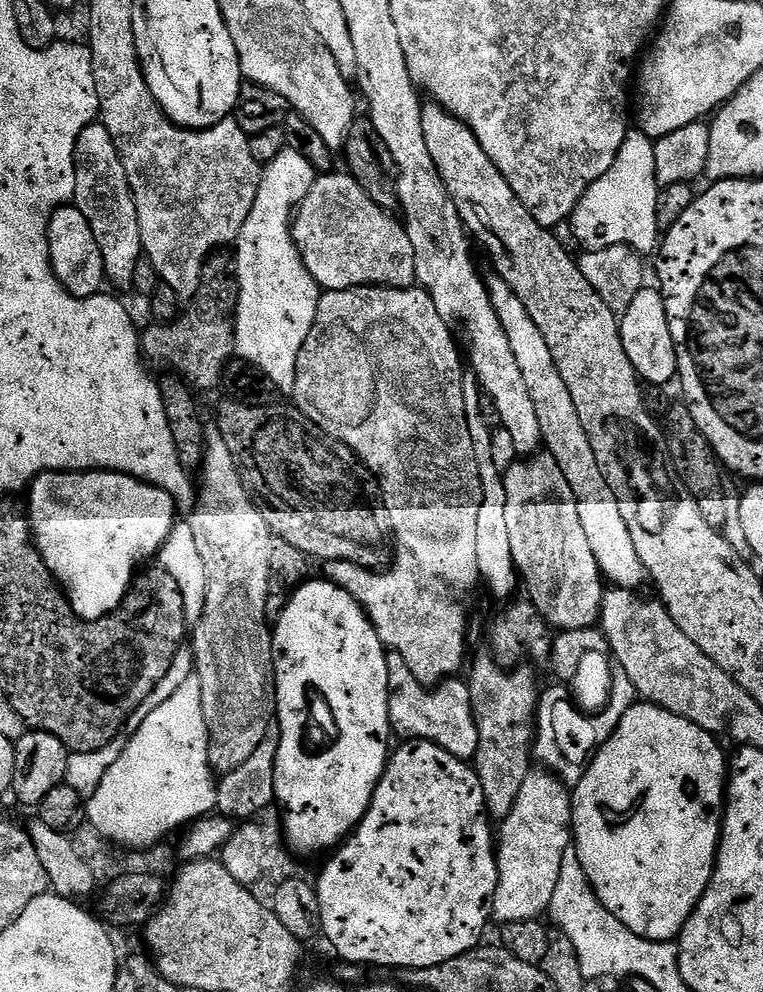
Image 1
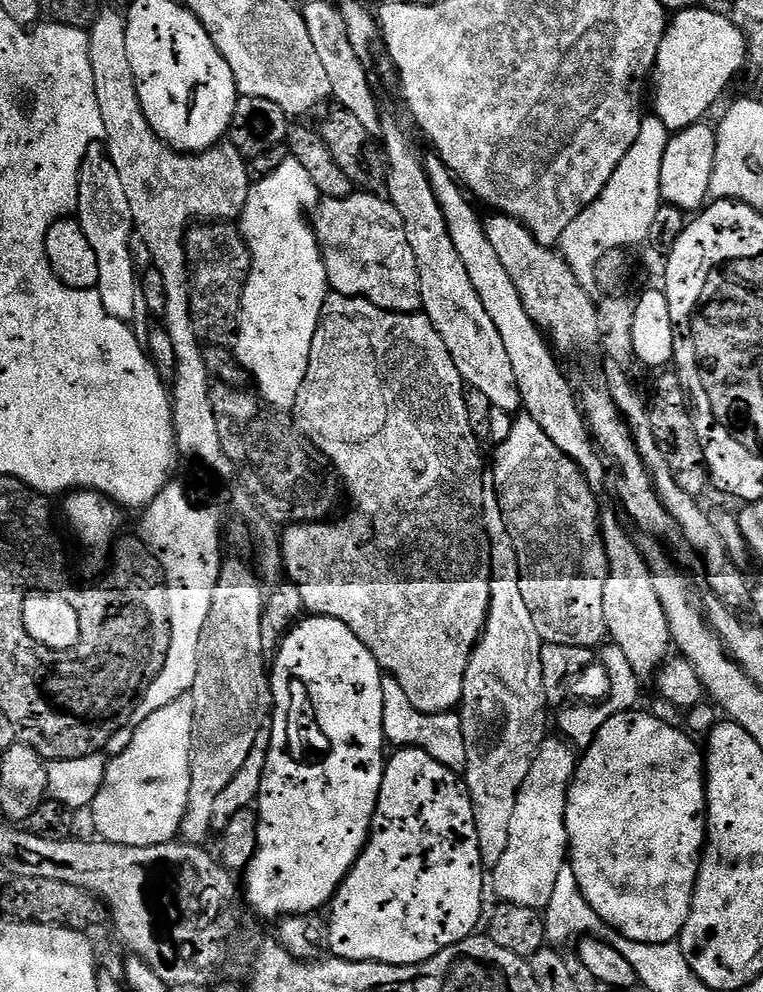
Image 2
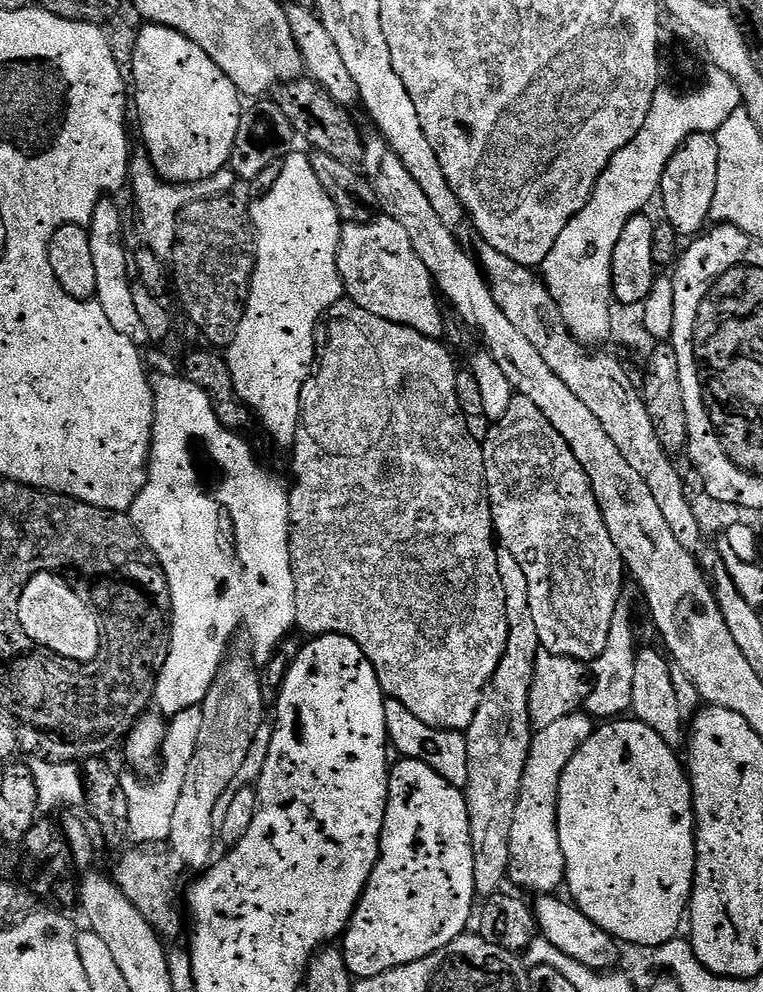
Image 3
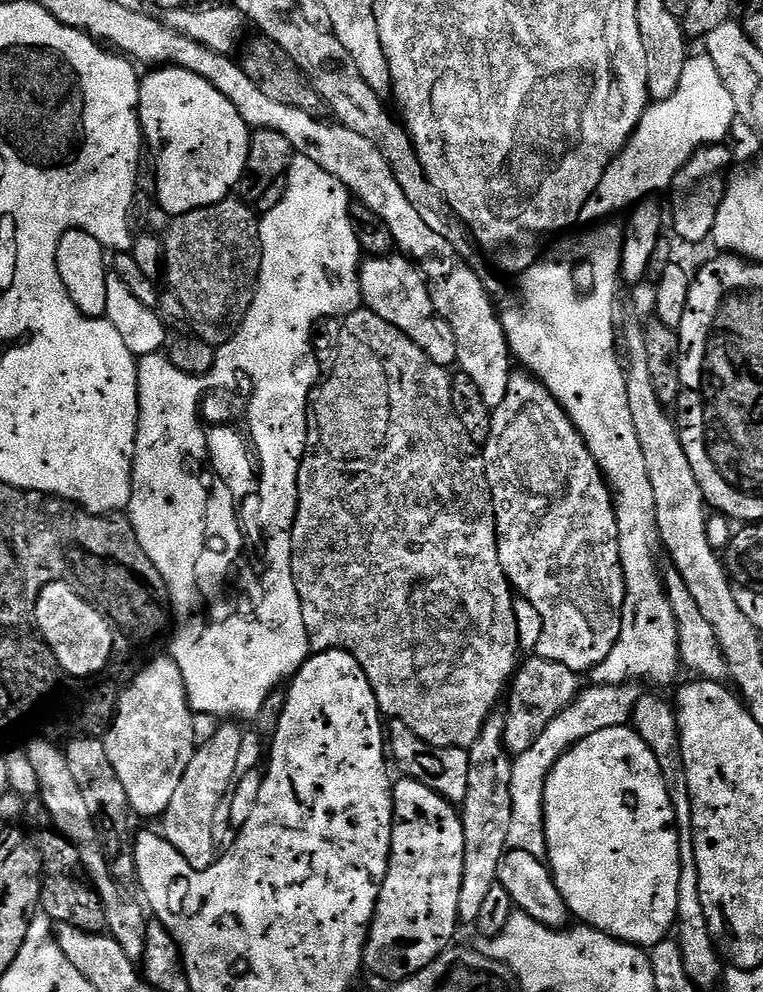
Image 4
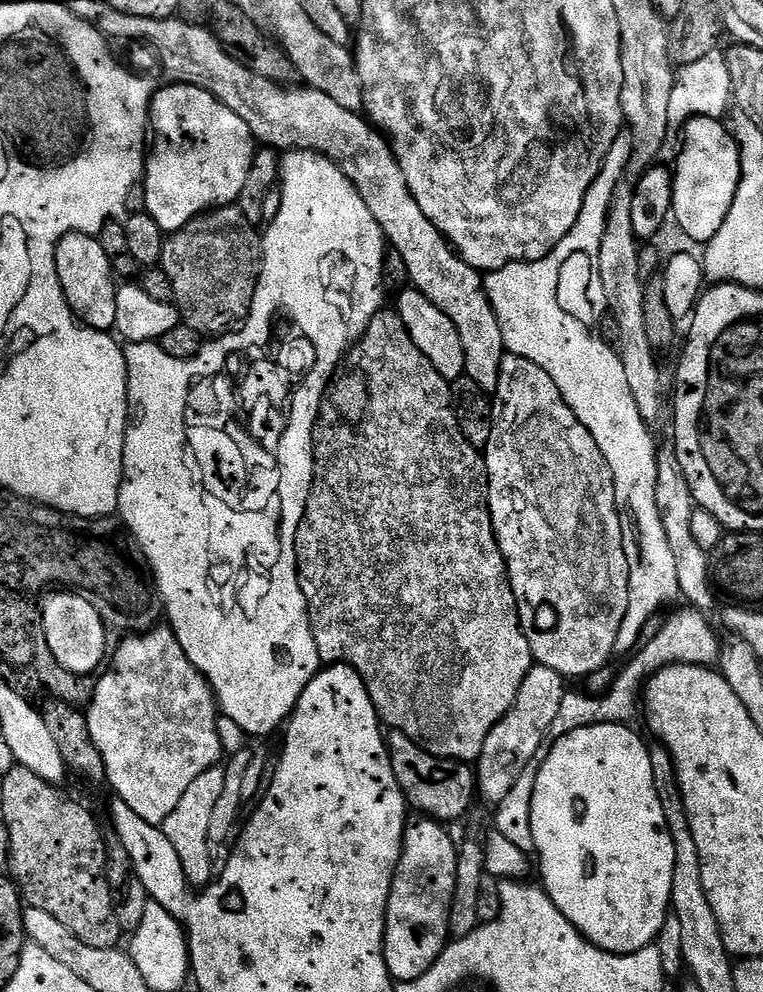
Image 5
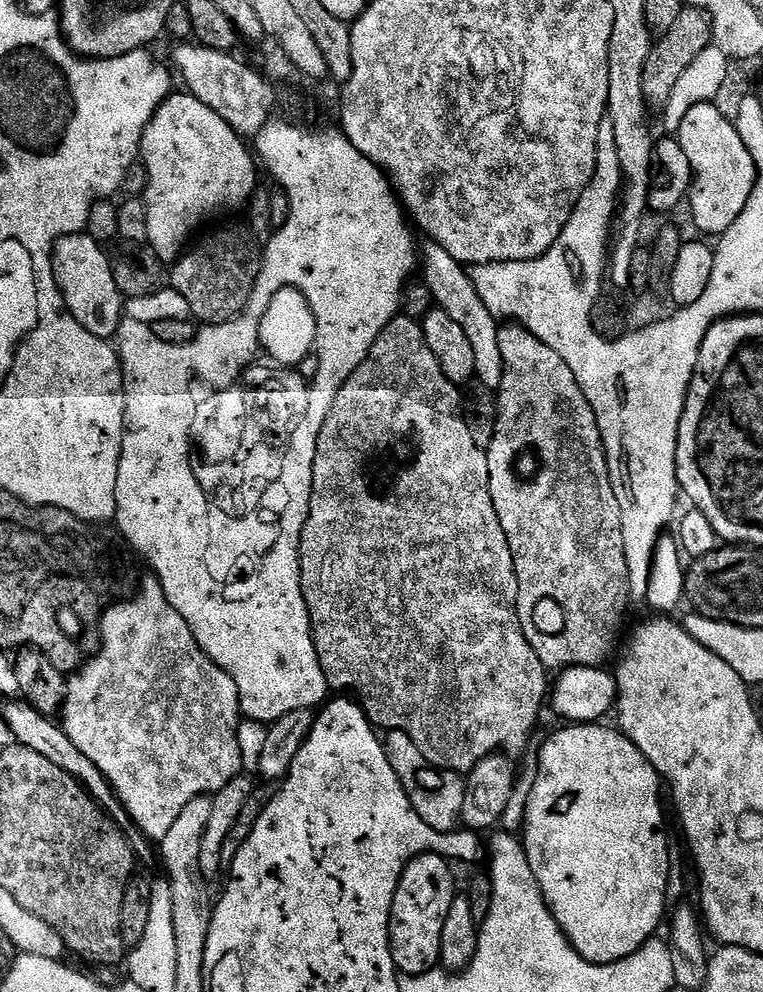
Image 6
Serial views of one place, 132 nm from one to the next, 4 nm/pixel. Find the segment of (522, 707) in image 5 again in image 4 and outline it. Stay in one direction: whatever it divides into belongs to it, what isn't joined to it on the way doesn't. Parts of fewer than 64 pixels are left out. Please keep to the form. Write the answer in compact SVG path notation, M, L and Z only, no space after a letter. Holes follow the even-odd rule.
M538 655L526 660L519 665L510 686L510 693L506 698L508 712L503 715L504 745L513 757L530 750L530 746L538 742L542 730L546 730L546 726L550 726L550 722L554 722L554 718L558 718L558 714L562 714L562 710L566 710L582 691L581 677L569 667L562 666L559 662L550 662Z

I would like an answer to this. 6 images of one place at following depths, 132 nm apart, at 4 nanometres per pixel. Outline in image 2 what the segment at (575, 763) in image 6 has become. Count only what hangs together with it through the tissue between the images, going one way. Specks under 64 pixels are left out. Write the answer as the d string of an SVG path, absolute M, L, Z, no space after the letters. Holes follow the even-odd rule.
M633 710L623 712L602 730L598 730L598 738L579 757L576 765L576 775L572 777L572 784L568 787L568 805L566 806L566 830L568 831L568 850L570 866L574 870L574 878L580 887L584 901L596 911L597 916L628 940L639 944L671 944L679 937L684 929L686 918L690 914L692 895L696 885L696 875L700 869L700 857L706 843L708 830L708 790L706 787L706 756L695 739L687 731L675 728L648 712Z

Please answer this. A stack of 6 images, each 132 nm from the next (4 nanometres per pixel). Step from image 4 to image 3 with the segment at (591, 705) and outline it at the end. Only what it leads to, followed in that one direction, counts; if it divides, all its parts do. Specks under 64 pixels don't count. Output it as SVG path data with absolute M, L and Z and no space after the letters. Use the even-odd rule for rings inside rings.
M571 712L566 718L555 720L550 726L535 729L526 770L522 774L522 790L518 794L518 806L514 810L514 826L510 838L511 883L520 888L529 888L532 894L556 894L565 887L566 858L562 854L562 842L558 832L558 798L562 774L566 766L570 766L570 758L578 754L578 750L590 738L594 731L593 717L587 712Z

